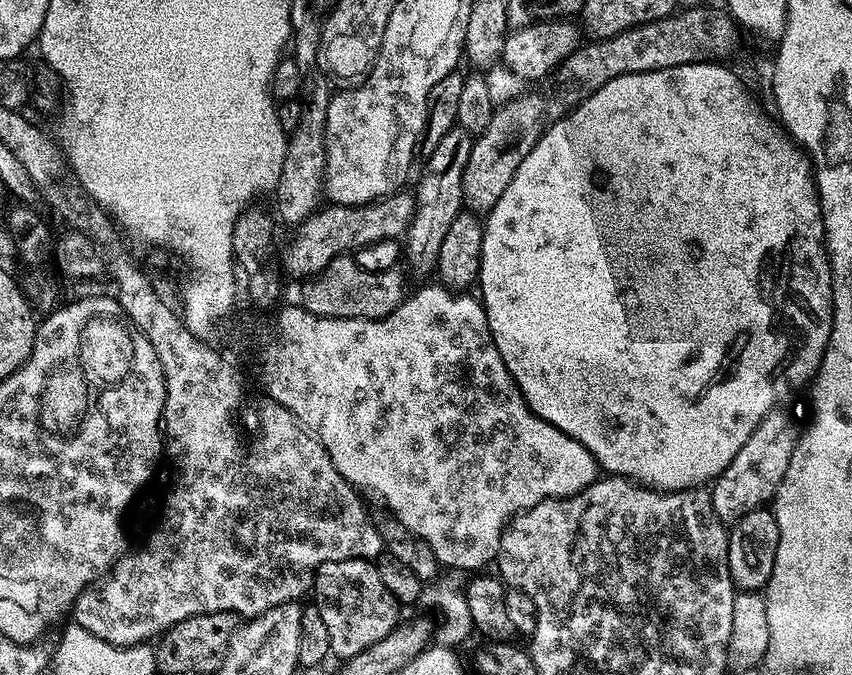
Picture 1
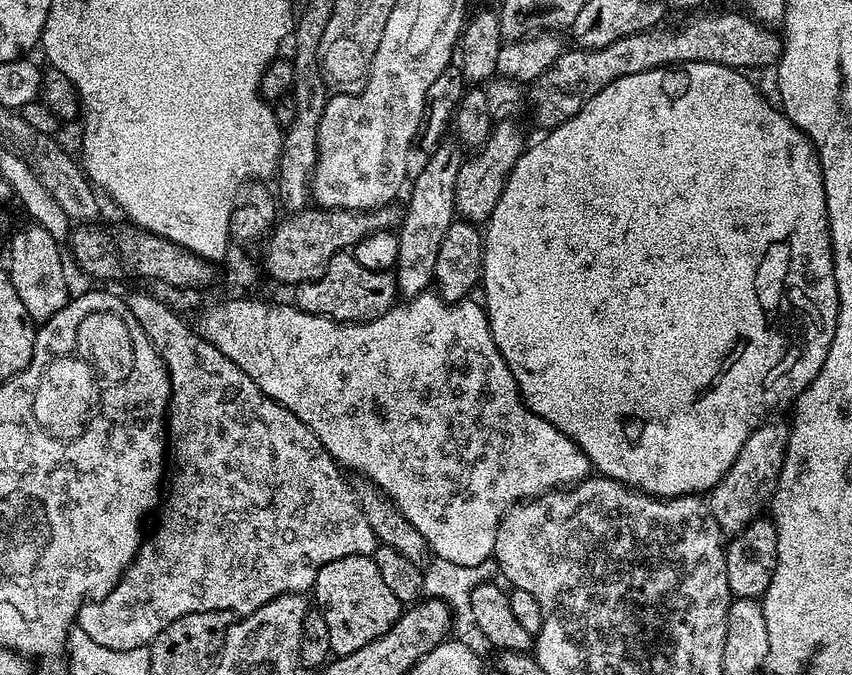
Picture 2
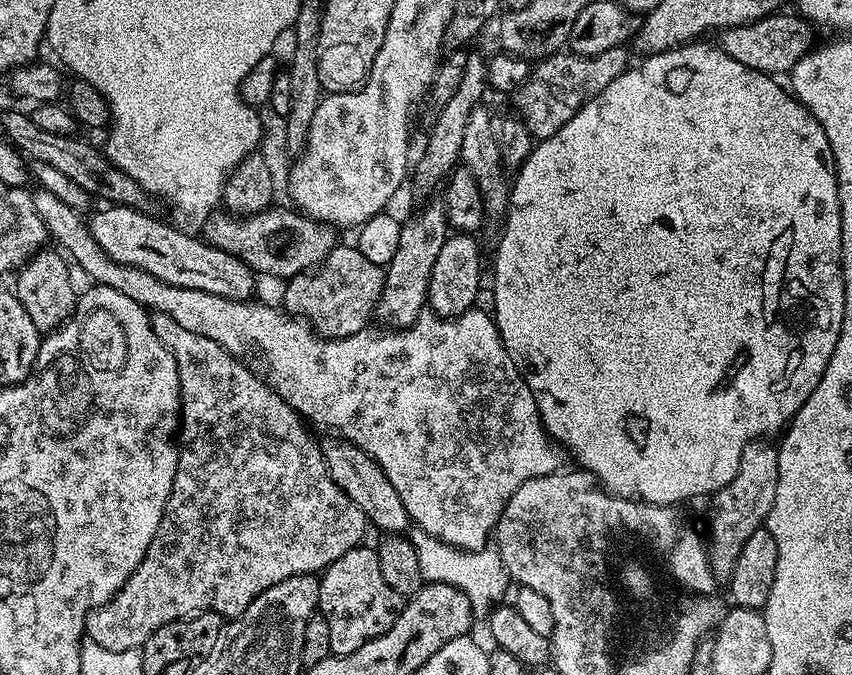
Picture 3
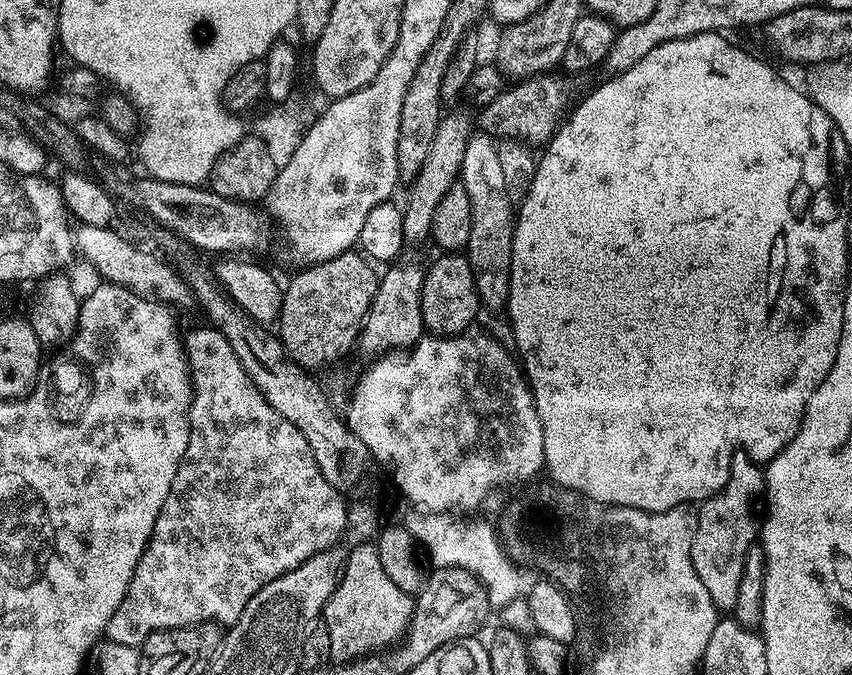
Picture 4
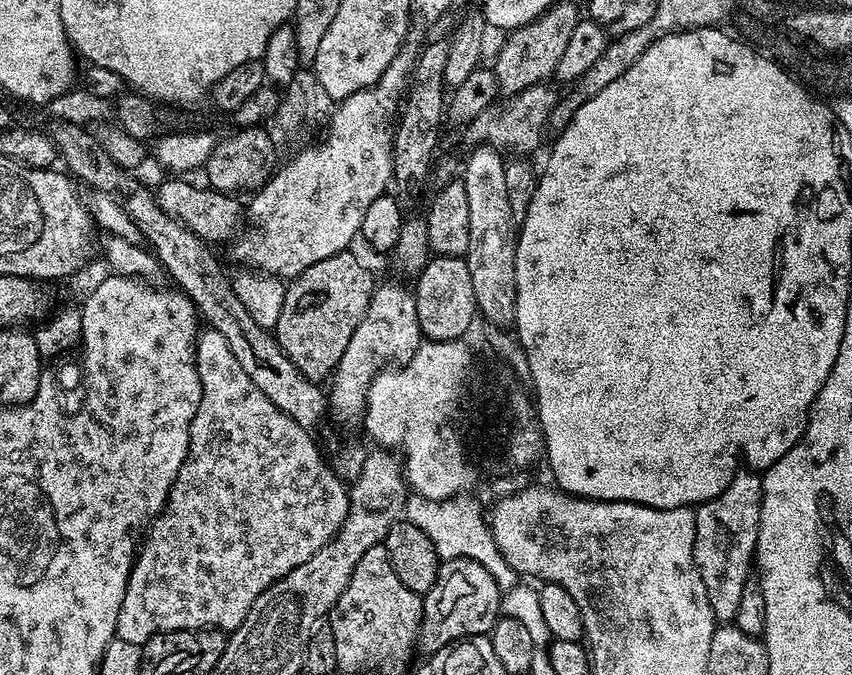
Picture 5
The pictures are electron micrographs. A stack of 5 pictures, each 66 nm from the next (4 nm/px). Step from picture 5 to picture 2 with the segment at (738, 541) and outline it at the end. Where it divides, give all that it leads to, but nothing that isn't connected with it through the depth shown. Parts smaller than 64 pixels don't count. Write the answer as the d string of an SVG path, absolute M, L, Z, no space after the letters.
M765 422L752 431L742 450L738 450L734 466L730 466L728 473L717 482L707 497L708 507L725 534L738 533L751 520L757 519L763 513L760 511L769 507L772 495L780 484L780 471L784 465L784 452L788 448L790 428L787 423L772 423Z

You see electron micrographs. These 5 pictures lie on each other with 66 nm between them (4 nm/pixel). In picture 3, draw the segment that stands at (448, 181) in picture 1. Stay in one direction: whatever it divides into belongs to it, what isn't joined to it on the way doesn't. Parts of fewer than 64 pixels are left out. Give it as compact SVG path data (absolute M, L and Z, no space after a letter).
M440 202L426 205L413 220L403 221L402 238L398 238L398 250L386 266L384 289L375 310L375 315L381 316L388 323L385 325L389 329L411 328L420 313L425 311L430 286L430 270L434 270L438 250L442 250L442 242L449 234L448 219L444 213L443 203Z

